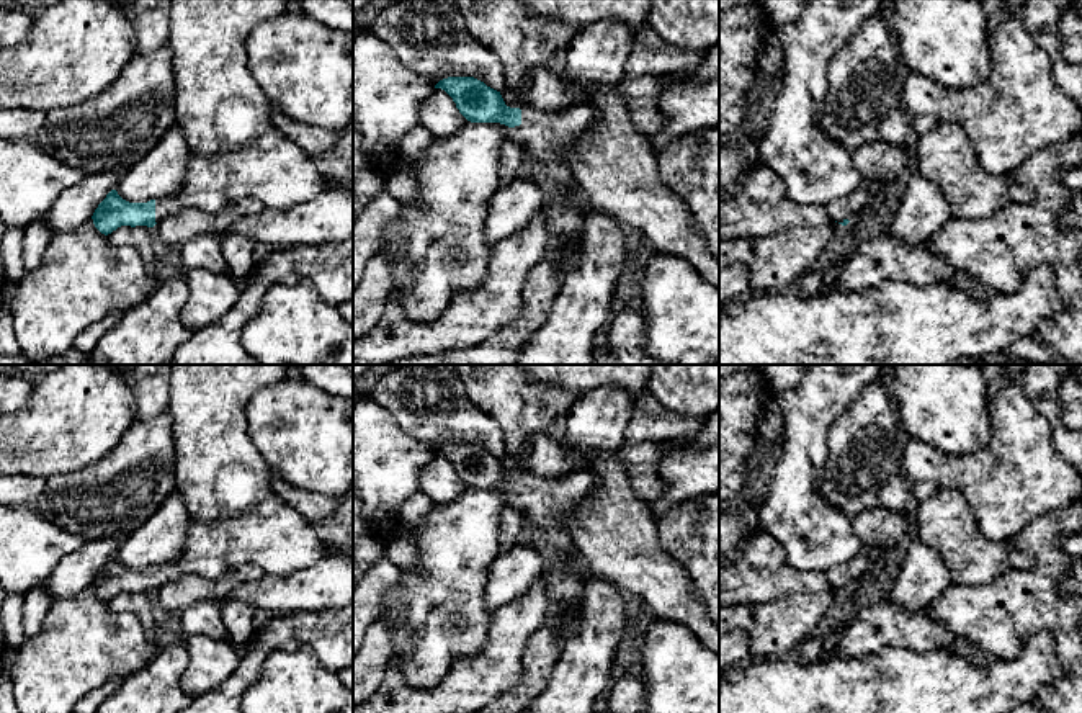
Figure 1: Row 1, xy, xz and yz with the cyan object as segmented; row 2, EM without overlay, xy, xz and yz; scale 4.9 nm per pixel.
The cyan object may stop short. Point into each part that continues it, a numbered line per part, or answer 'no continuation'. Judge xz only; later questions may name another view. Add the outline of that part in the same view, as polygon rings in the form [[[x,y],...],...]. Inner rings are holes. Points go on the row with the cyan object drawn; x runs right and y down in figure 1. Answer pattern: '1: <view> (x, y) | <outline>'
1: xz (545, 136) | [[[585,103],[562,113],[521,110],[521,124],[508,137],[523,147],[530,162],[544,175],[546,185],[562,195],[582,195],[564,152],[590,129],[597,110]]]

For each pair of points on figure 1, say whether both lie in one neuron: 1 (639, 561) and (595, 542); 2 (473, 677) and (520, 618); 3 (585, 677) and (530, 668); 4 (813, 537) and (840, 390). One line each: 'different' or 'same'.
1: same
2: same
3: different
4: same

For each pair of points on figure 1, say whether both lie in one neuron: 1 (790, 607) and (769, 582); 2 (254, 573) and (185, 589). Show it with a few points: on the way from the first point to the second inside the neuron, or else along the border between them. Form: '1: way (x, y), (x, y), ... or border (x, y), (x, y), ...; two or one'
1: border (819, 592), (786, 594), (767, 602), (744, 605); two
2: way (237, 576), (219, 589), (201, 589); one

